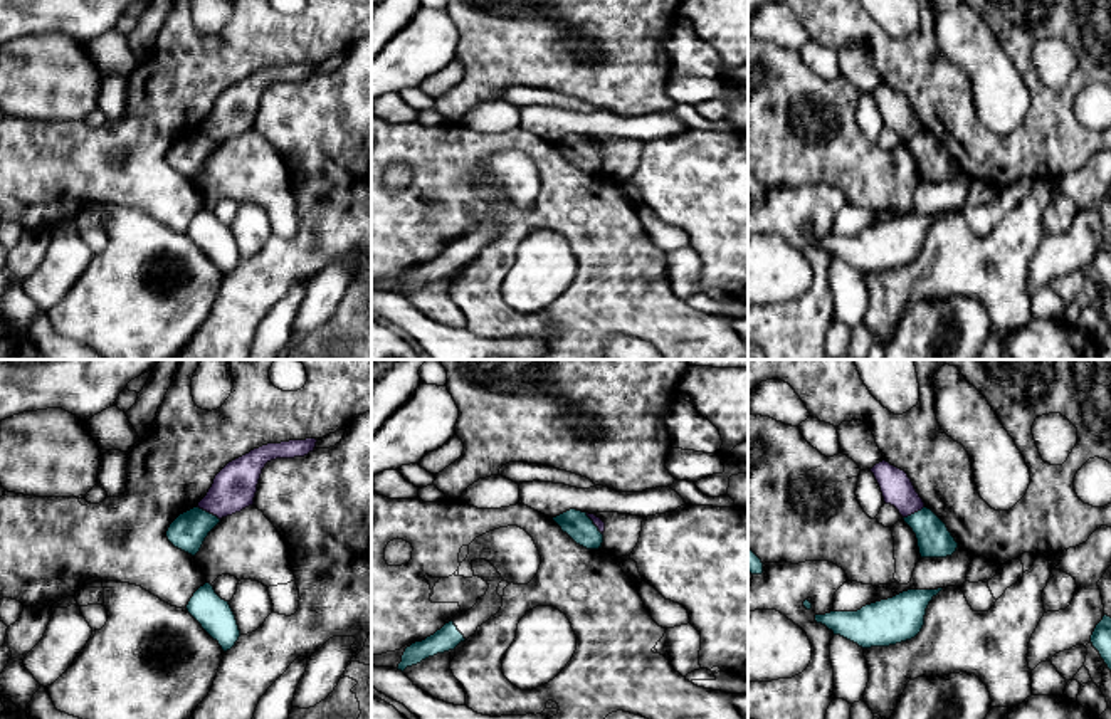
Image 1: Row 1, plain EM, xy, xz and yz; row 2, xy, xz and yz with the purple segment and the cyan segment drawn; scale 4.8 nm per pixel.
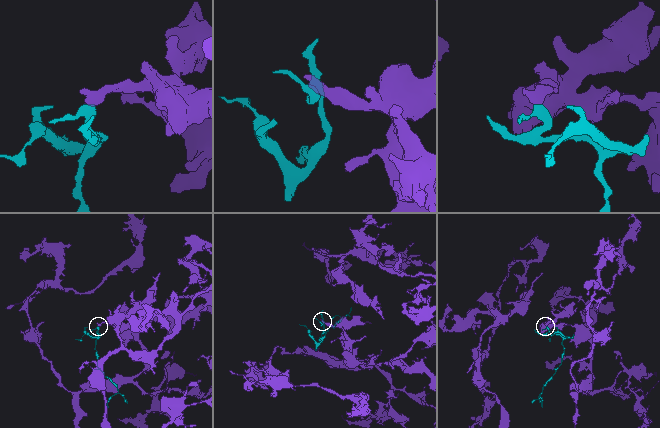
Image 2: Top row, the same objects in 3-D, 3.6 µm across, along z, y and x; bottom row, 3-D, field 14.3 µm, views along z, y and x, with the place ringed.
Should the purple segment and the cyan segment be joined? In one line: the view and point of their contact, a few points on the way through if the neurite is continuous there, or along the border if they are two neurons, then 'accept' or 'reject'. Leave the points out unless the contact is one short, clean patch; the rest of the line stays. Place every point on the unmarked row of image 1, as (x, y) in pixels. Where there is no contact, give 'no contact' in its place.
meets purple in xy at (209, 135); border along xy (197, 130), (219, 143); reject

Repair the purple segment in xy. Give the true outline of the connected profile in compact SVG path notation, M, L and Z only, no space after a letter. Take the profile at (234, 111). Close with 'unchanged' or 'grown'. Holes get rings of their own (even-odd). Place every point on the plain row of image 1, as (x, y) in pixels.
M316 62L267 67L229 86L213 102L197 131L219 143L240 136L254 128L262 92L276 82L304 81L316 71Z; unchanged

